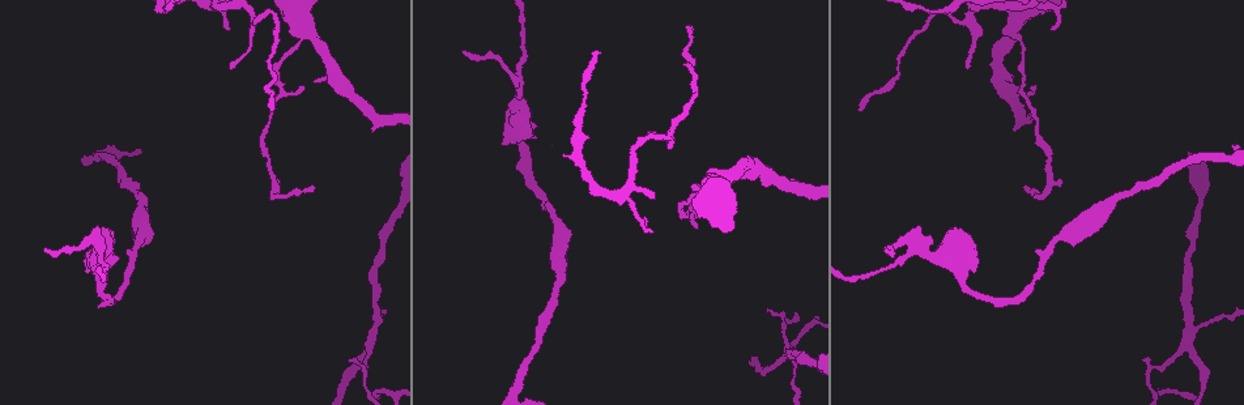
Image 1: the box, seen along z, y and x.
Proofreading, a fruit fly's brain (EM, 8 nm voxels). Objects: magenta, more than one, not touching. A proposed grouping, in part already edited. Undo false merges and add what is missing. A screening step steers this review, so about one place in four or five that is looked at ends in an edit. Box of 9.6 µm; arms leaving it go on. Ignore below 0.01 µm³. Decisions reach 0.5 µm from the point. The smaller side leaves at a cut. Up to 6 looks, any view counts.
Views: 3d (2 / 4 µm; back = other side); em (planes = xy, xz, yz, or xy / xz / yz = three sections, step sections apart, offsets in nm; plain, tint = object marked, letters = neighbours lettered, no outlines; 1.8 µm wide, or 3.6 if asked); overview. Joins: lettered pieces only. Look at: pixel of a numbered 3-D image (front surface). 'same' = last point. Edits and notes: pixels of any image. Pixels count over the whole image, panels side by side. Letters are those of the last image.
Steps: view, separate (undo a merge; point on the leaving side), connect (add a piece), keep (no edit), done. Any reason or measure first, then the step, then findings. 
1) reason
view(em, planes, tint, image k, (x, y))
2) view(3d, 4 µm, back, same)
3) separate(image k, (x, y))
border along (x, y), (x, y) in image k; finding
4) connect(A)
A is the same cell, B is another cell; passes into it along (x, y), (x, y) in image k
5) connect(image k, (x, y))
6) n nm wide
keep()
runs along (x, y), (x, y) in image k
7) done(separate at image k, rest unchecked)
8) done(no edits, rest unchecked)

thin end
view(3d, 4 µm, image 1, (1053, 29))

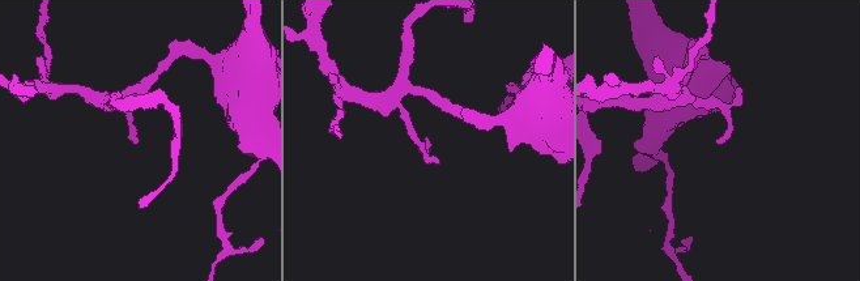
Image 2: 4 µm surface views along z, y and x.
need the tissue
view(em, planes, letters, image 2, (134, 143))

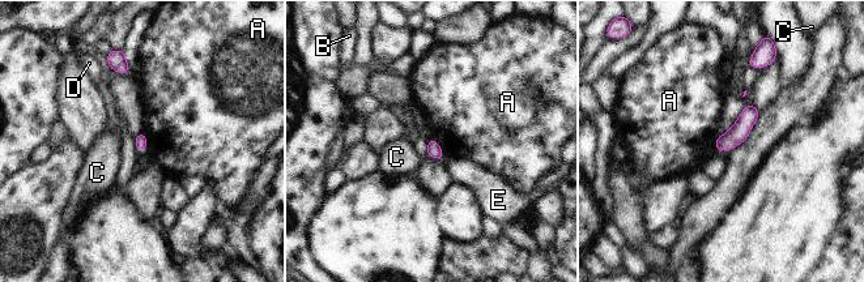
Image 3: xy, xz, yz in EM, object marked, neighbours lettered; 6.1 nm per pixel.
keep()
A, B, C, D and E are other cells; border along (432, 136), (445, 156) in image 3; none of them fits

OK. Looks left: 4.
tapers out
view(em, xz, step 4, tint, image 1, (692, 26))

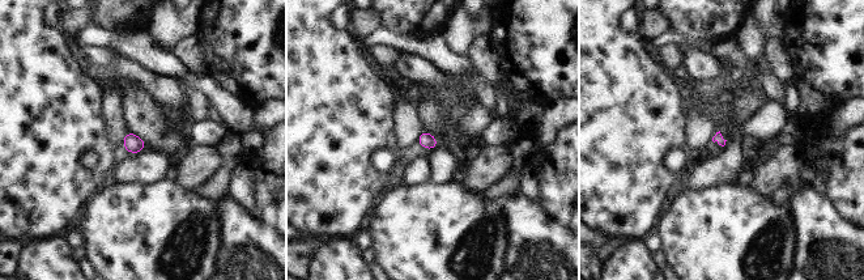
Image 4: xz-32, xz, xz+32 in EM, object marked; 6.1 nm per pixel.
cut it another way
view(em, planes, letters, same)

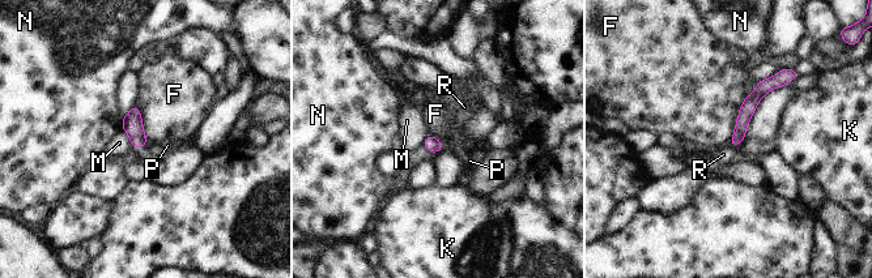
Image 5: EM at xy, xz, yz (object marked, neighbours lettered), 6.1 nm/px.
80 nm wide
connect(R)
R is the same cell, F, K, M, N and P are other cells; passes into it along (131, 123), (140, 146), (144, 153) in image 5; it goes on there

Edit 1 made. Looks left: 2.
done(connect at image 5, rest unchecked)

